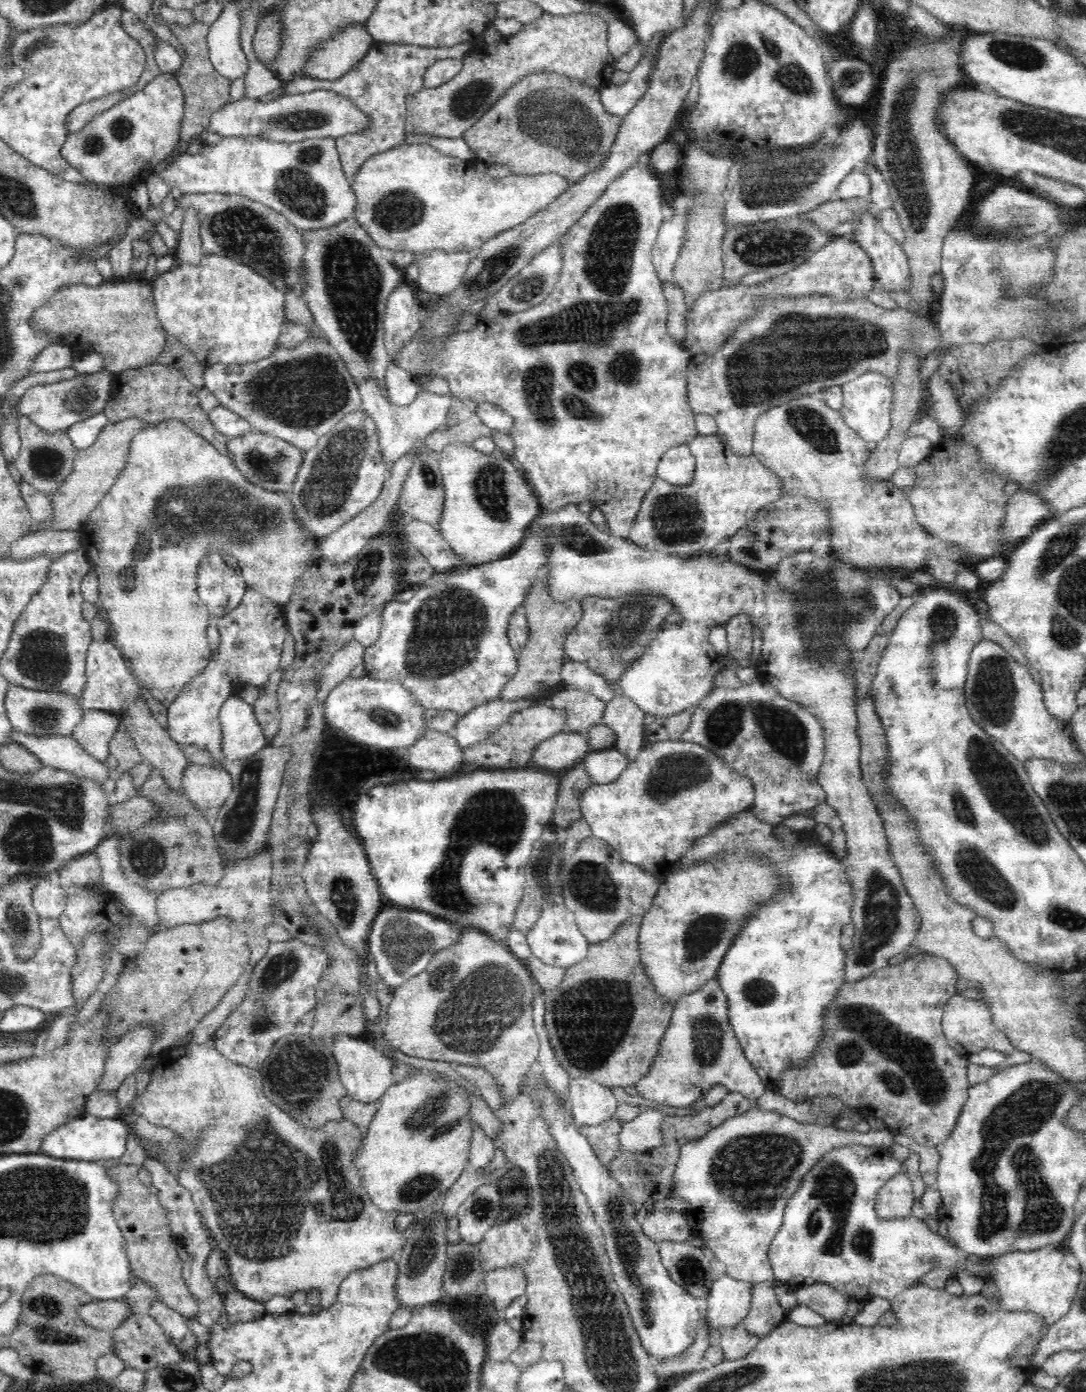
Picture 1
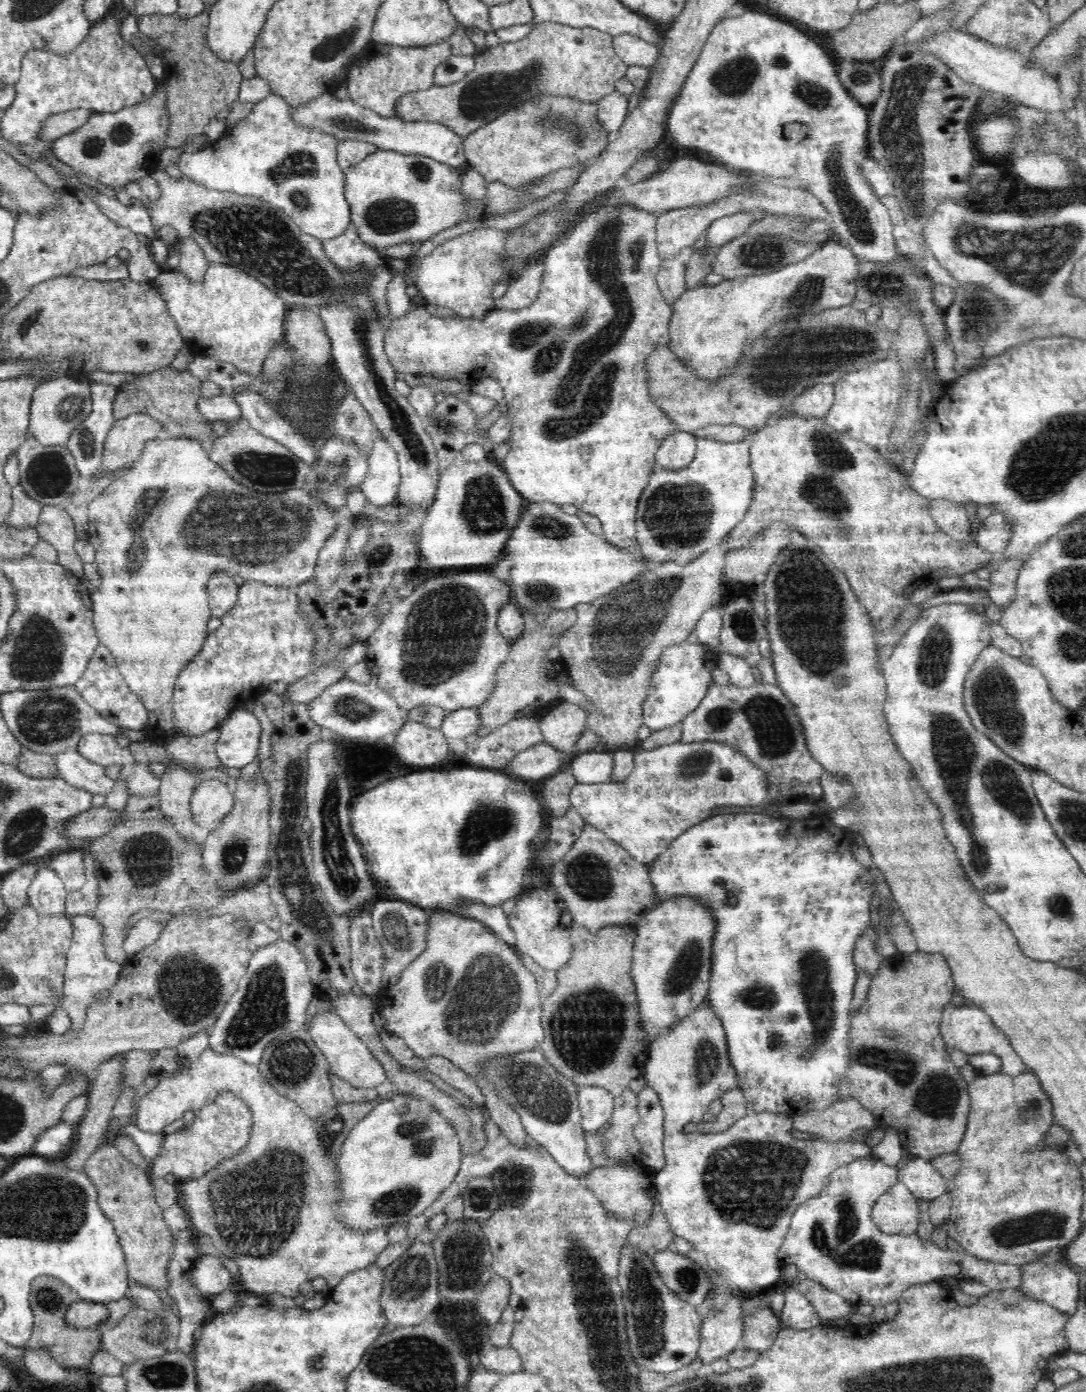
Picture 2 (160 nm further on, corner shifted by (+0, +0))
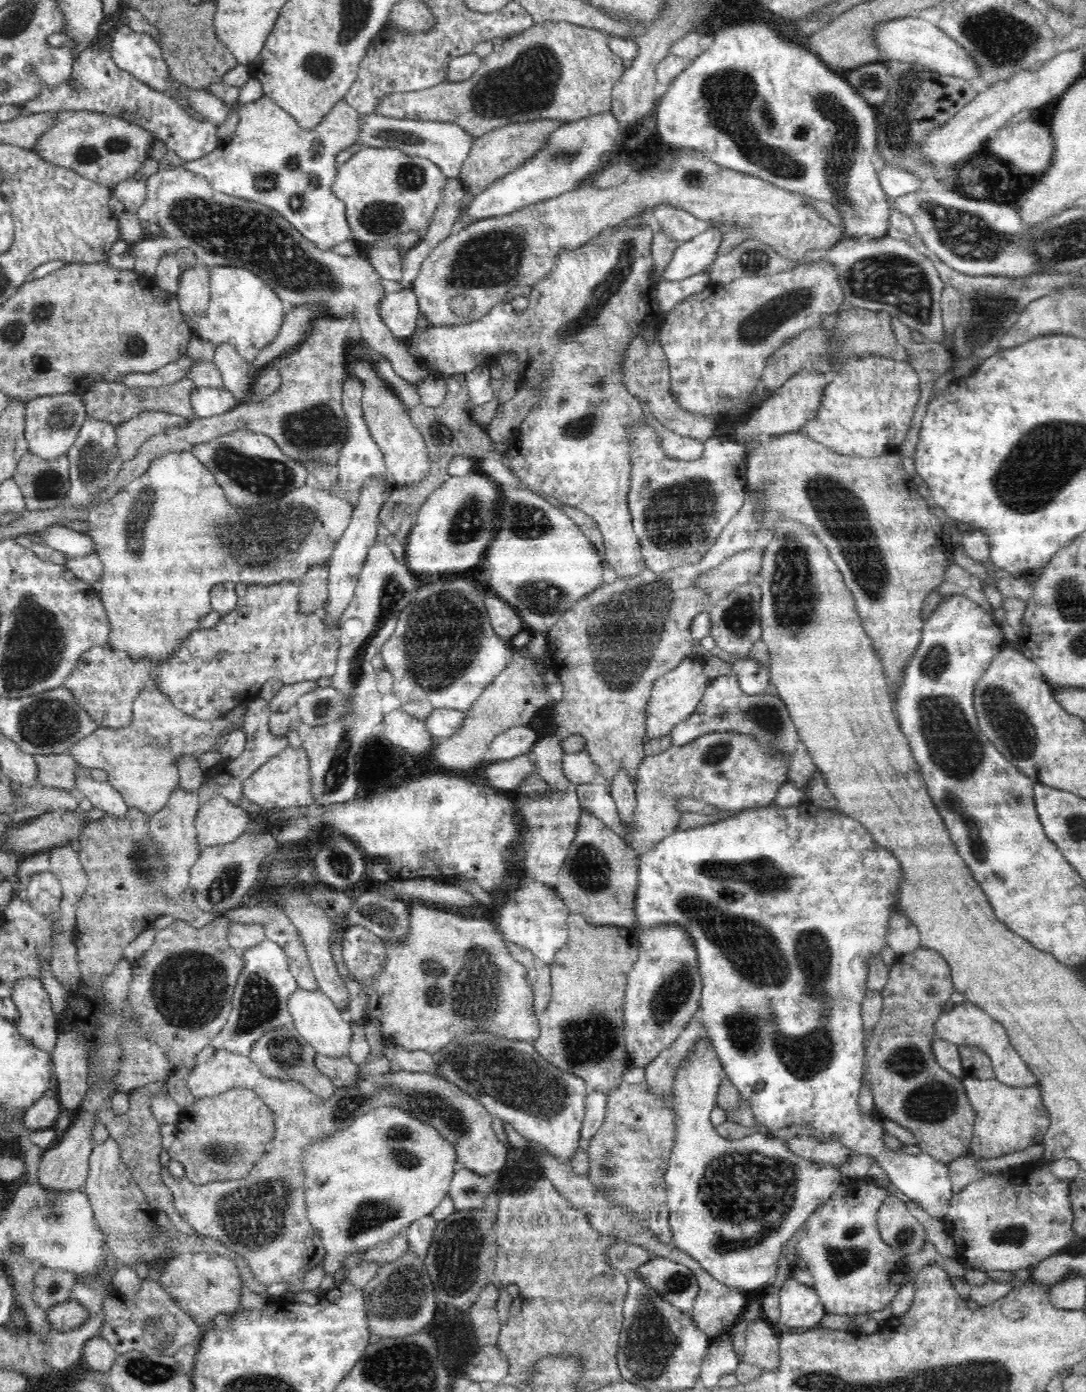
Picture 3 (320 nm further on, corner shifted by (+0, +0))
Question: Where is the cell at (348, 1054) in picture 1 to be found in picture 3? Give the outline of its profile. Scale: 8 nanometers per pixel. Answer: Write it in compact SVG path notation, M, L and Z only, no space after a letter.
M298 987L298 990L288 997L288 1009L301 1038L304 1038L317 1053L328 1057L341 1057L350 1053L353 1036L351 1024L344 1020L341 1010L334 1006L330 997L320 989L309 991Z

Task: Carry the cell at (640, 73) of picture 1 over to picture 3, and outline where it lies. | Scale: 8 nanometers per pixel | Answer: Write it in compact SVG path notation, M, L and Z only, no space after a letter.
M612 112L601 113L595 116L584 118L583 120L568 122L564 126L556 128L554 132L548 135L545 145L534 156L524 161L518 168L512 169L507 176L502 176L494 184L490 184L484 192L476 195L470 204L463 210L463 216L468 218L487 219L493 216L502 216L516 212L521 208L530 206L538 201L548 200L560 196L564 192L571 192L577 189L577 185L582 182L587 174L596 171L600 158L610 152L616 143L621 140L620 123Z

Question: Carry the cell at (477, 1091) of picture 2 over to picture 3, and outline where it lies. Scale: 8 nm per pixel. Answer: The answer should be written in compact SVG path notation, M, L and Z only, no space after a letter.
M393 1043L390 1046L384 1046L383 1052L382 1055L389 1060L390 1072L424 1072L432 1076L442 1077L438 1073L438 1065L435 1065L431 1052L409 1051Z

